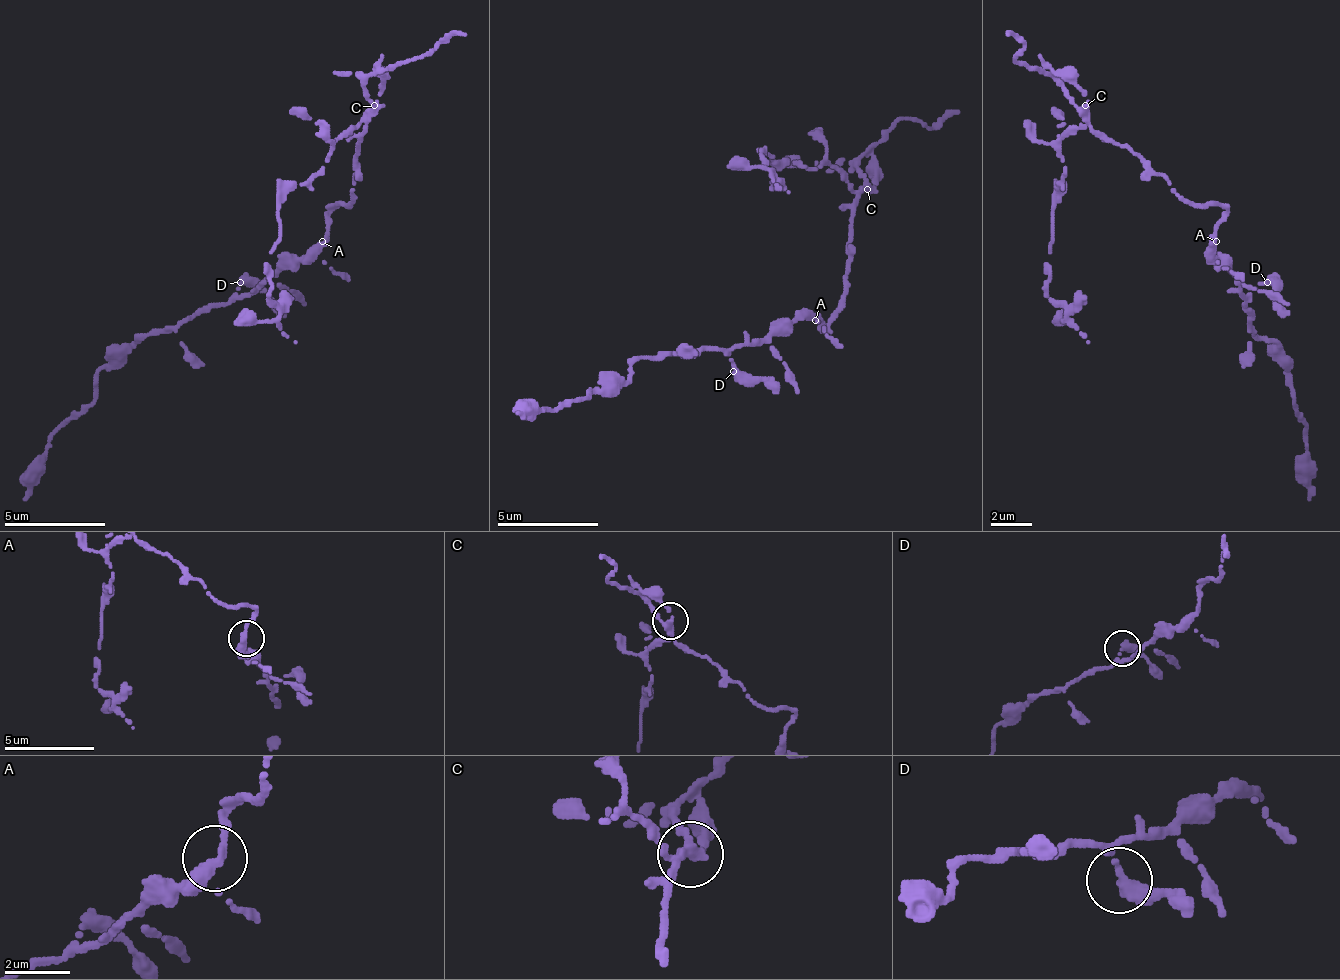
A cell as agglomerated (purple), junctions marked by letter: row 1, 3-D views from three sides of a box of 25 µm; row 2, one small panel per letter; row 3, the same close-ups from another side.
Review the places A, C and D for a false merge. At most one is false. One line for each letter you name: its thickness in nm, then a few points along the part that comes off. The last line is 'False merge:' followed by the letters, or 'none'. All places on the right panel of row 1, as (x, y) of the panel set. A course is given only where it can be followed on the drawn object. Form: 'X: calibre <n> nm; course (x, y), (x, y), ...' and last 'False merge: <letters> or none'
C: calibre 260 nm; course (1084, 104), (1089, 124), (1059, 145), (1064, 160), (1053, 211), (1048, 277), (1064, 313), (1059, 323)
False merge: C

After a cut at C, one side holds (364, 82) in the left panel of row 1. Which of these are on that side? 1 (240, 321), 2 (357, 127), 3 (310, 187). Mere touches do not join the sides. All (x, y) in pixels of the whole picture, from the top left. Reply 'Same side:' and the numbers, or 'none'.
Same side: none

